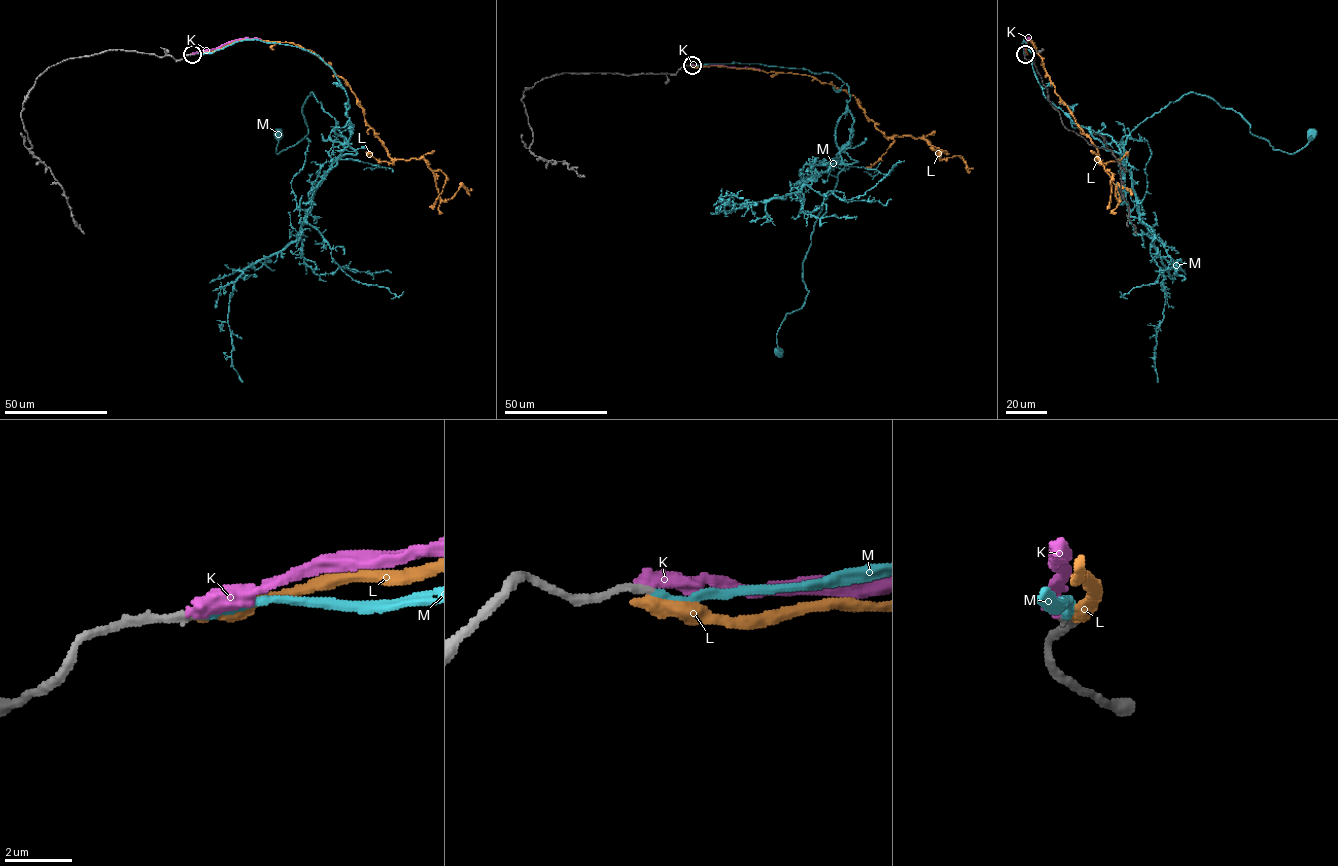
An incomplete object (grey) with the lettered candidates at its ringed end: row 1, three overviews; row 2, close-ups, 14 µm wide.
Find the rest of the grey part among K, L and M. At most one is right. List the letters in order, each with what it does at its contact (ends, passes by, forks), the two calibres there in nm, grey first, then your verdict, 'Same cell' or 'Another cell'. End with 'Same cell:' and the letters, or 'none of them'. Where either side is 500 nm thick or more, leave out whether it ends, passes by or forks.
K: It ends there. Thickness 280 nm (grey) against 460 nm. Another cell
L: It ends there. Thickness 260 nm (grey) against 440 nm. Another cell
M: It ends there. Thickness 240 nm (grey) against 200 nm. Same cell
Same cell: M

